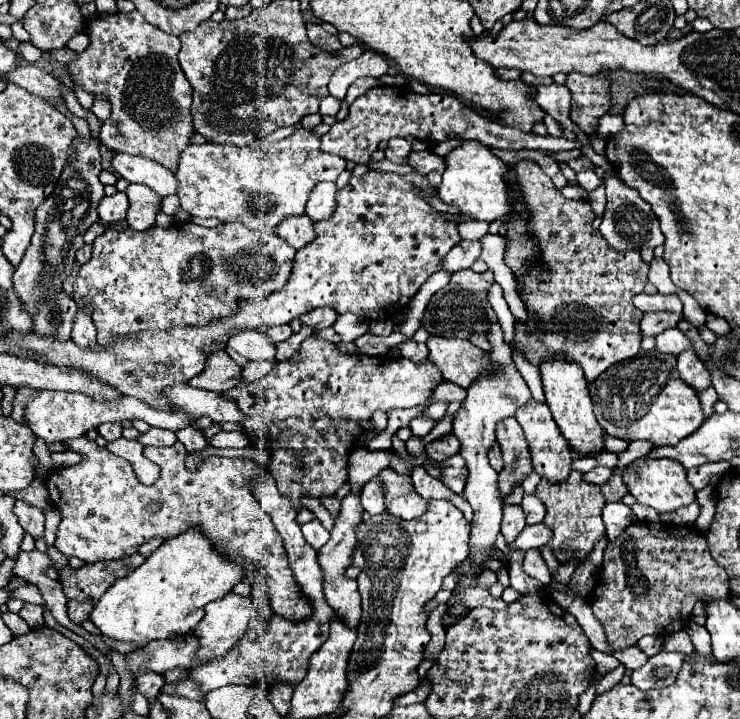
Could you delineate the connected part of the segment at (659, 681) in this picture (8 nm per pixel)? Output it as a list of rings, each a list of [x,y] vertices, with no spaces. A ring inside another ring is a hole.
[[[657,653],[647,661],[647,665],[639,667],[631,675],[631,683],[637,685],[639,689],[657,689],[657,687],[667,687],[675,683],[679,671],[683,669],[685,661],[691,657],[685,653]]]

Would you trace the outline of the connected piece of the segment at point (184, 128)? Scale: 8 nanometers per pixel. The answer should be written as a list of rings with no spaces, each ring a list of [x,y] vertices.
[[[139,11],[131,13],[97,13],[87,19],[83,33],[89,37],[89,47],[75,55],[73,61],[67,63],[67,75],[73,85],[91,93],[93,97],[103,95],[111,103],[111,117],[101,127],[101,143],[117,153],[127,155],[143,155],[149,157],[163,167],[177,171],[177,159],[181,151],[189,145],[193,135],[191,123],[191,85],[185,79],[179,67],[179,39],[175,35],[167,35],[165,31],[149,25]]]

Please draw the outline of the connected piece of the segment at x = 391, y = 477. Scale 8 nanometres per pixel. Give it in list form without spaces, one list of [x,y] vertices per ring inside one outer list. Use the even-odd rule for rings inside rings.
[[[391,467],[379,471],[387,513],[399,519],[417,519],[425,513],[427,501],[415,491],[411,475],[397,473]]]

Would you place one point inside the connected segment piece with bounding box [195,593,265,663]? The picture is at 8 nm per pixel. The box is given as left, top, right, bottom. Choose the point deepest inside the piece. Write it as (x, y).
(225, 621)

